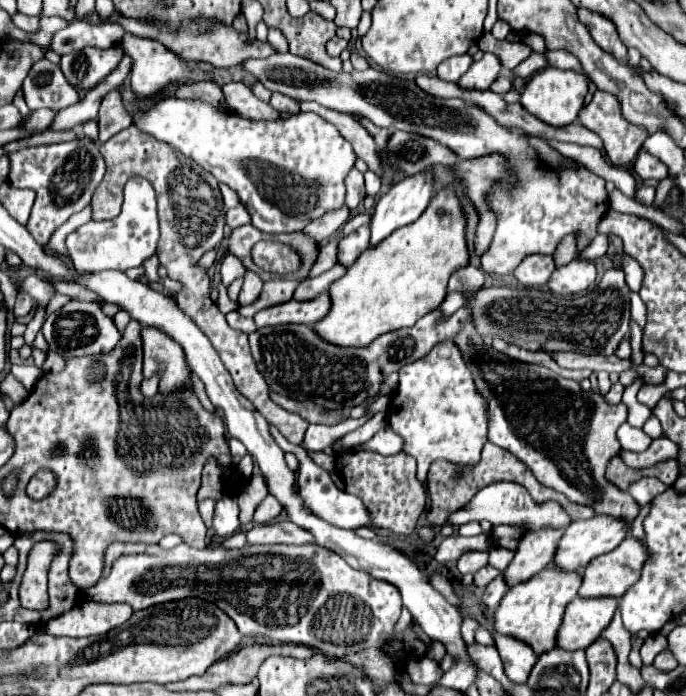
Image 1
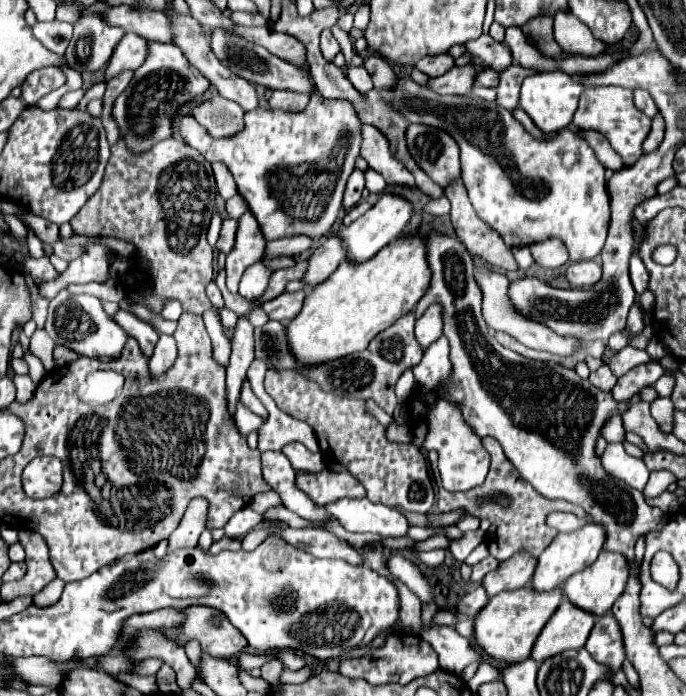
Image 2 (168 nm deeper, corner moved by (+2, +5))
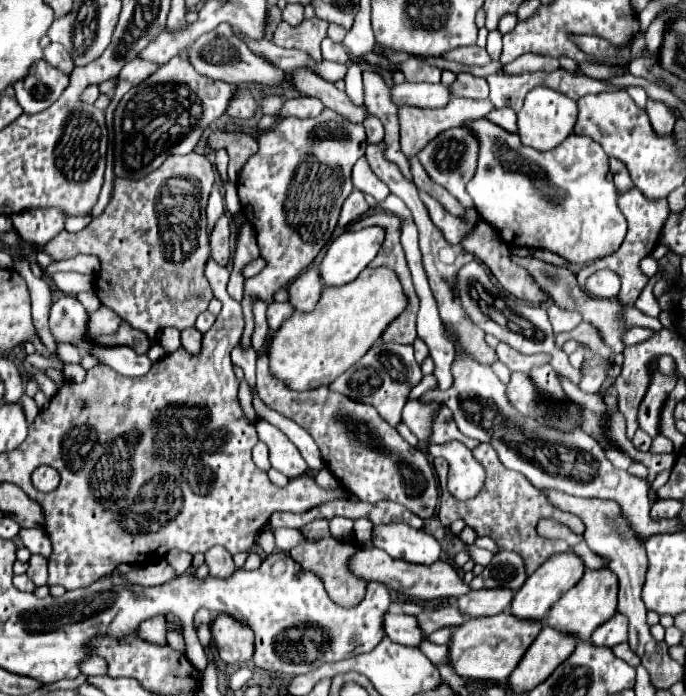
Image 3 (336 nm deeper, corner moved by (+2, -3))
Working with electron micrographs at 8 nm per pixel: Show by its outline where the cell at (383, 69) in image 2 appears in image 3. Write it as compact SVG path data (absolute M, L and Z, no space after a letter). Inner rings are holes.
M451 99L441 109L417 109L417 107L401 107L399 109L399 121L401 121L401 153L411 159L417 157L421 147L429 143L429 139L435 139L441 131L447 131L451 127L463 127L469 121L485 117L493 109L493 103L489 99L475 101L475 99Z

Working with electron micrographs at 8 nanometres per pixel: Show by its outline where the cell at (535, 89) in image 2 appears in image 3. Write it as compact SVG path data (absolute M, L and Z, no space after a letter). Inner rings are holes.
M535 87L527 93L525 105L517 115L517 135L521 137L521 141L537 151L551 151L571 135L573 125L577 121L577 103L553 89Z

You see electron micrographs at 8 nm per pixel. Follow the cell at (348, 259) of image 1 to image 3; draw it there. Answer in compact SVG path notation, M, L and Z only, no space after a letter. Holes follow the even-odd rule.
M315 267L303 271L291 285L289 285L289 303L293 305L295 311L301 313L309 313L315 309L319 295L321 295L321 279L319 279L319 271Z

